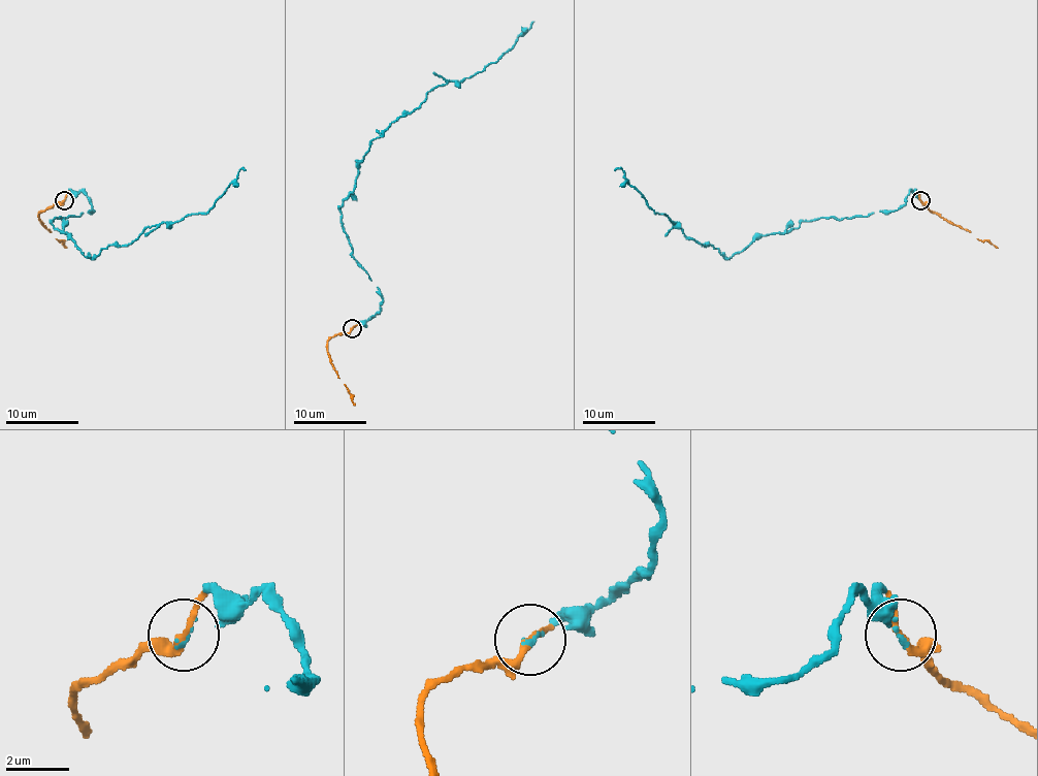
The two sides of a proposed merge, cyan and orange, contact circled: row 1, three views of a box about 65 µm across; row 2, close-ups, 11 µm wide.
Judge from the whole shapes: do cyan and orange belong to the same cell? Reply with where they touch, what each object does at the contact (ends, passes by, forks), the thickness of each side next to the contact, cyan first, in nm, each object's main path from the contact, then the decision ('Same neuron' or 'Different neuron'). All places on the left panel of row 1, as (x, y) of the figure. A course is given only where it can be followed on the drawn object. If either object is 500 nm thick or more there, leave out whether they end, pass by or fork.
Place: (64, 200). At the ring cyan ends. At the ring orange passes by. Thickness 90 nm (cyan) against 200 nm. Course of cyan: (64, 200), (83, 193), (92, 203), (93, 211), (52, 222), (93, 258), (148, 227), (206, 213), (246, 171). Course of orange: (64, 200), (45, 207), (38, 213), (38, 218), (66, 248). Same neuron

